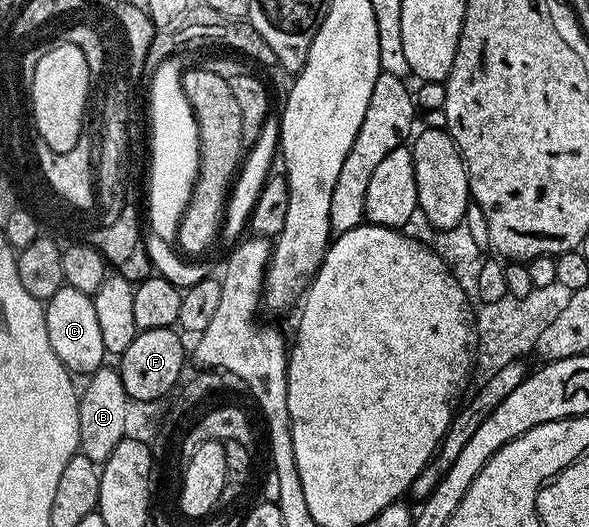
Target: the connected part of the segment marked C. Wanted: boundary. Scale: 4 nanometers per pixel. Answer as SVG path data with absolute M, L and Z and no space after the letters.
M67 285L60 287L58 293L54 293L54 297L47 300L44 316L50 345L58 361L62 361L62 365L73 376L87 377L99 367L105 366L106 352L102 345L102 329L98 325L98 316L94 313L92 296L78 293L78 289Z

